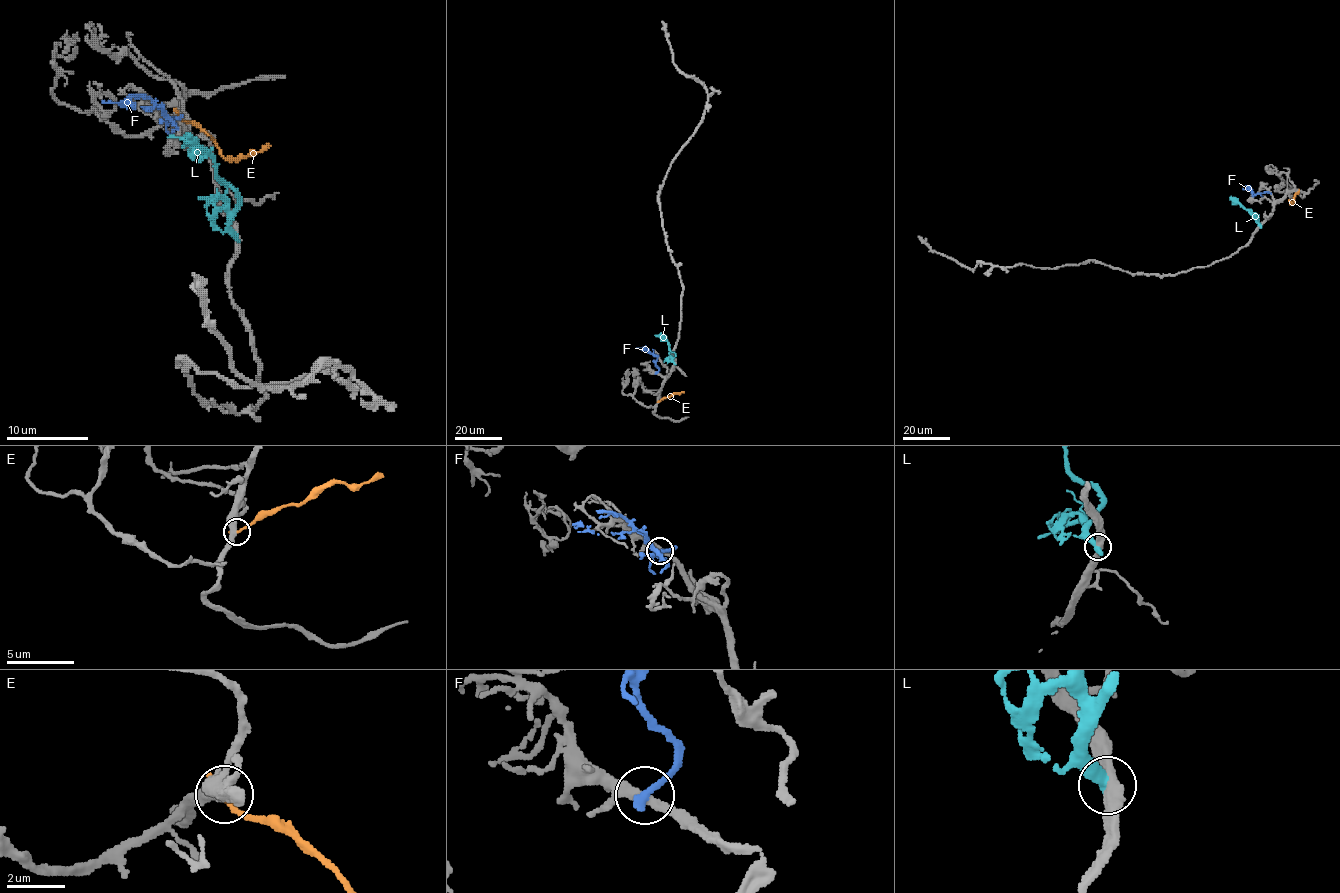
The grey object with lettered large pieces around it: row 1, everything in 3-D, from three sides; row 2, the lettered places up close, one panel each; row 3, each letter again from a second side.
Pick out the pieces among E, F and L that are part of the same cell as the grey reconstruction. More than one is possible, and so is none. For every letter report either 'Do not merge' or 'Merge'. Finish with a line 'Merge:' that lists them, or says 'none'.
E: Do not merge
F: Do not merge
L: Do not merge
Merge: none

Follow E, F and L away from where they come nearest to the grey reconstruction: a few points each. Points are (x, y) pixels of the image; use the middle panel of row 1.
E: (658, 401), (684, 391)
F: (656, 372), (657, 356), (646, 349), (636, 348)
L: (674, 363), (675, 354), (668, 343), (655, 335)

